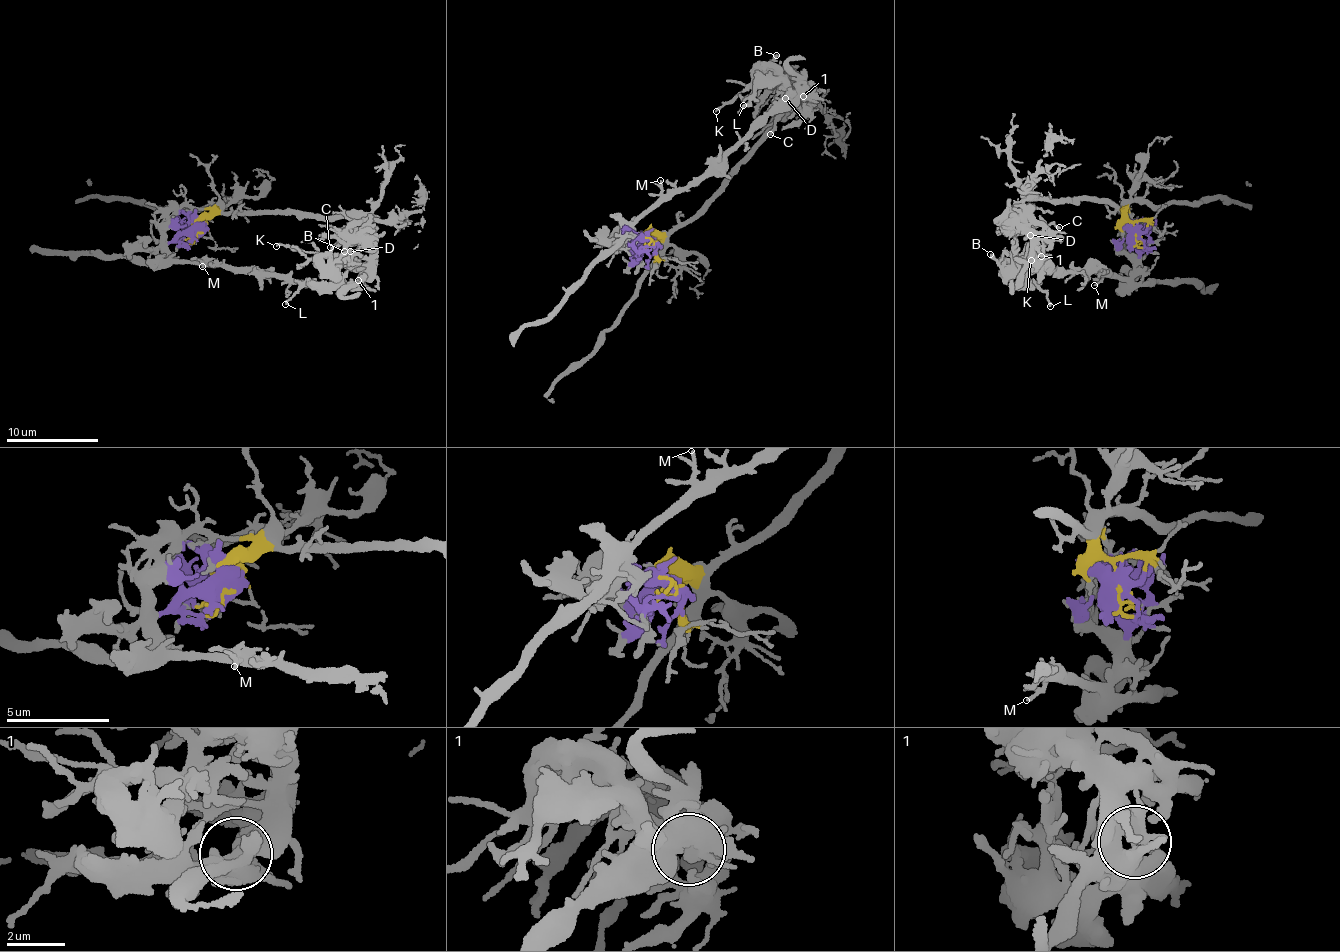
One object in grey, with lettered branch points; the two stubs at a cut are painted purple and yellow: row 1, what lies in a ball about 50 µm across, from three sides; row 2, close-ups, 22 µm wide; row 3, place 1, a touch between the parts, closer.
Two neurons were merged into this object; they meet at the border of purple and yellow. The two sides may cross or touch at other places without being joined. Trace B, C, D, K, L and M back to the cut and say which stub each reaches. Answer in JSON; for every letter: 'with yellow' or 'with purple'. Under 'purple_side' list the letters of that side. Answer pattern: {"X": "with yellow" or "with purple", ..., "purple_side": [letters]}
{"B": "with purple", "C": "with purple", "D": "with purple", "K": "with purple", "L": "with purple", "M": "with purple", "purple_side": ["B", "C", "D", "K", "L", "M"]}

